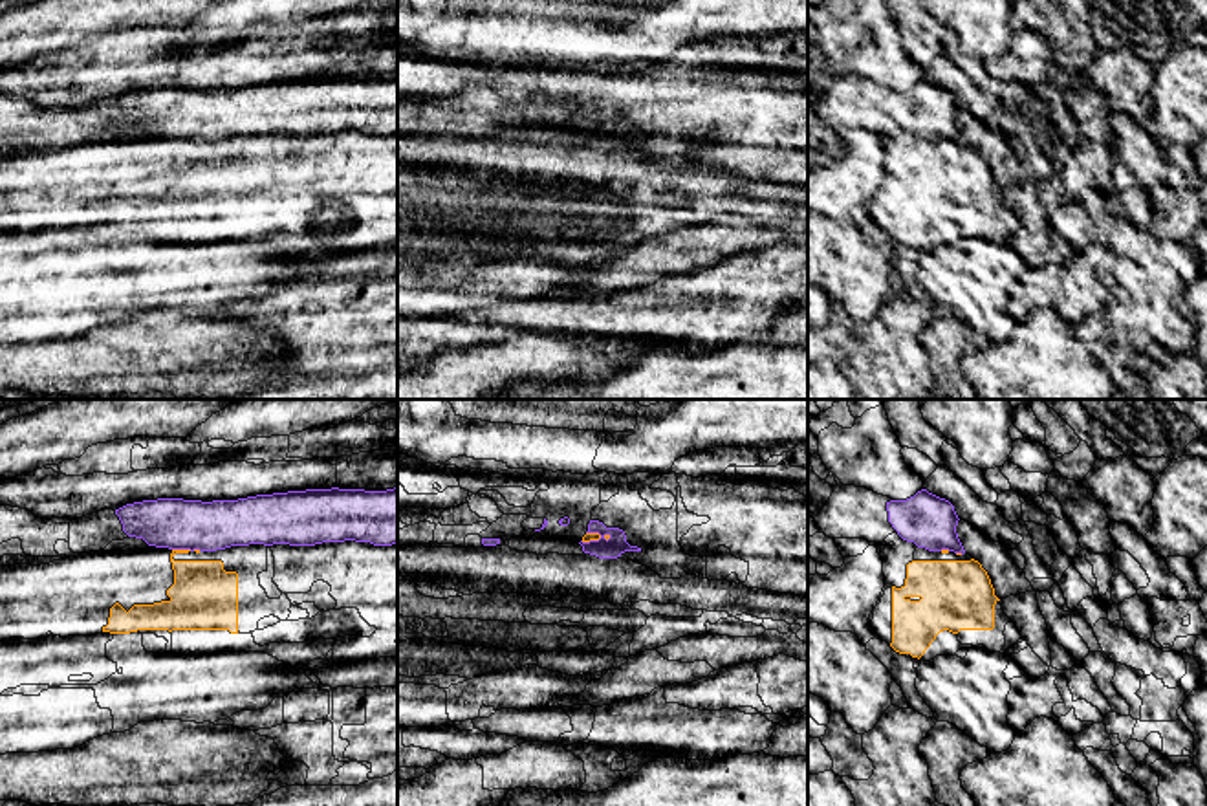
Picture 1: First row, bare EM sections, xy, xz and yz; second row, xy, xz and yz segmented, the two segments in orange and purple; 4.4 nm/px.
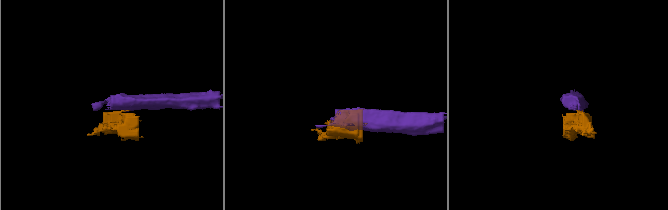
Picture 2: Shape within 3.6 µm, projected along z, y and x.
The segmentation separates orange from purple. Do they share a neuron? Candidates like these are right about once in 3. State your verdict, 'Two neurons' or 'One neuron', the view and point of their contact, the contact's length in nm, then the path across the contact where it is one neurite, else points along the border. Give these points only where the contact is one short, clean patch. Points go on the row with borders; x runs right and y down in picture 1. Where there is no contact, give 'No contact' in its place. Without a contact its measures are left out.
Two neurons. Touches orange at xy (187, 550). Shared border 130 nm

